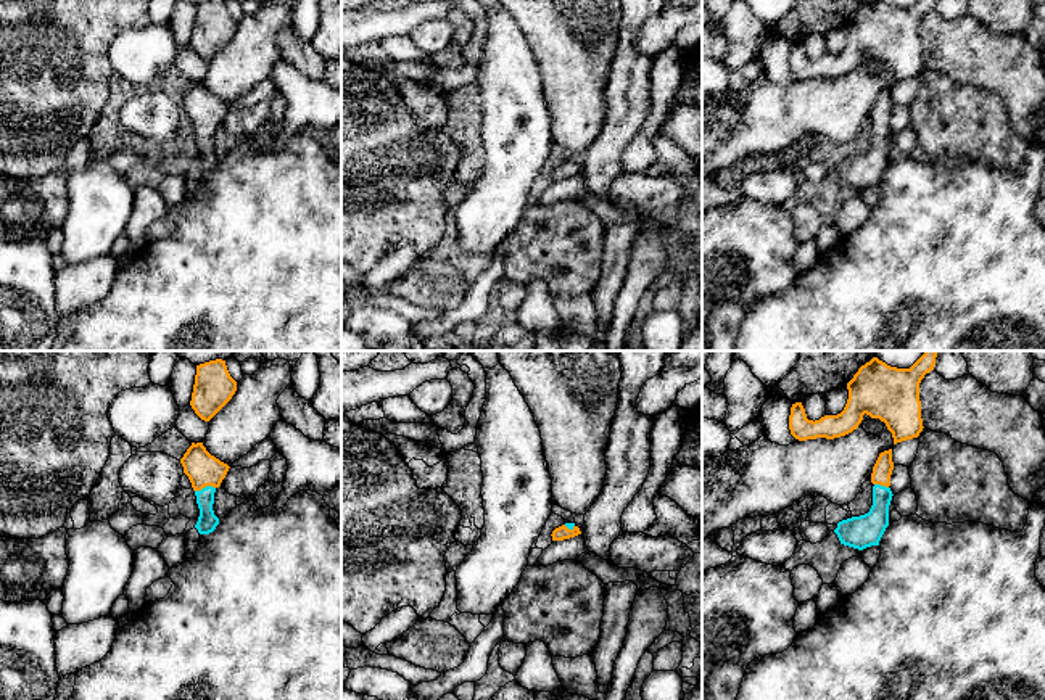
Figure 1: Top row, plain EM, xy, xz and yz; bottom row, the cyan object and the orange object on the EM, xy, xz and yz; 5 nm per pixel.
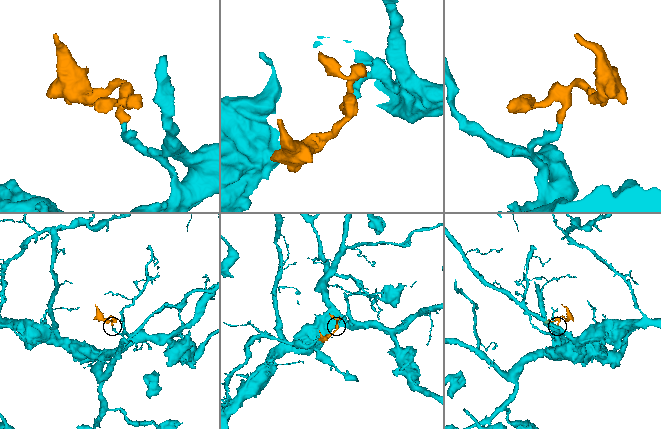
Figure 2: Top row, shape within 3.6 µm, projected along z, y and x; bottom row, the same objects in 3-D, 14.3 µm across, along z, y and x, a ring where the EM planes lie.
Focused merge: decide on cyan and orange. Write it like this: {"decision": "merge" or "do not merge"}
{"decision": "merge"}

